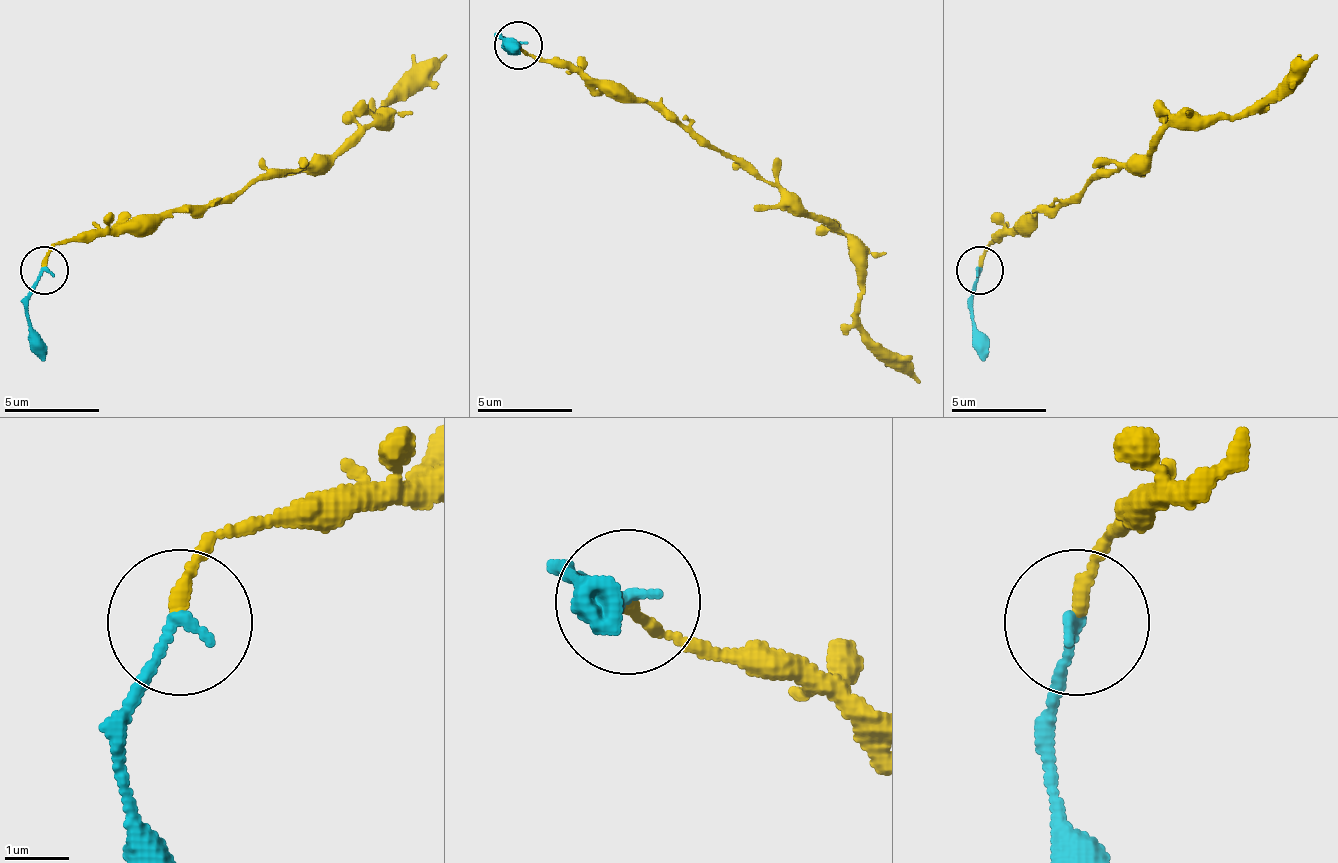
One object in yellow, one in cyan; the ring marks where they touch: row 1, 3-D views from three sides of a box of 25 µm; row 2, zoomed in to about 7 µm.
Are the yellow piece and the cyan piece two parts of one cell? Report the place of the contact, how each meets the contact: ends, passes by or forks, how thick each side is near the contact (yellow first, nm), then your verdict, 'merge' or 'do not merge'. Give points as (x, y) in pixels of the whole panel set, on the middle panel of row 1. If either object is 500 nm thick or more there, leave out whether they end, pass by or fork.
place (518, 45); yellow ends; cyan ends; calibres 220 and 160 nm; merge

